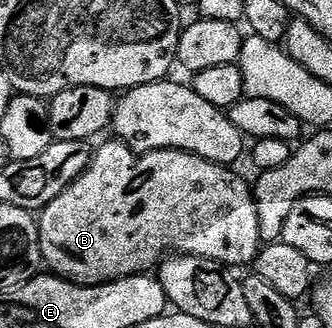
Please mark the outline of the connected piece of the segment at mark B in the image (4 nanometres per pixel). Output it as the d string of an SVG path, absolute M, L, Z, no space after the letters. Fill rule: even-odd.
M110 141L94 148L91 164L85 169L81 177L77 177L66 189L49 205L38 212L39 244L43 254L43 262L58 278L67 279L71 283L79 283L82 287L96 287L99 283L112 283L114 279L124 279L130 275L141 275L158 268L165 257L172 253L180 255L199 255L201 258L209 258L213 262L226 264L231 269L238 269L242 263L254 264L260 253L261 244L264 242L259 224L259 214L255 204L255 192L250 182L246 183L241 176L230 166L222 163L214 163L208 159L202 159L196 155L190 155L188 151L134 151L126 143Z

